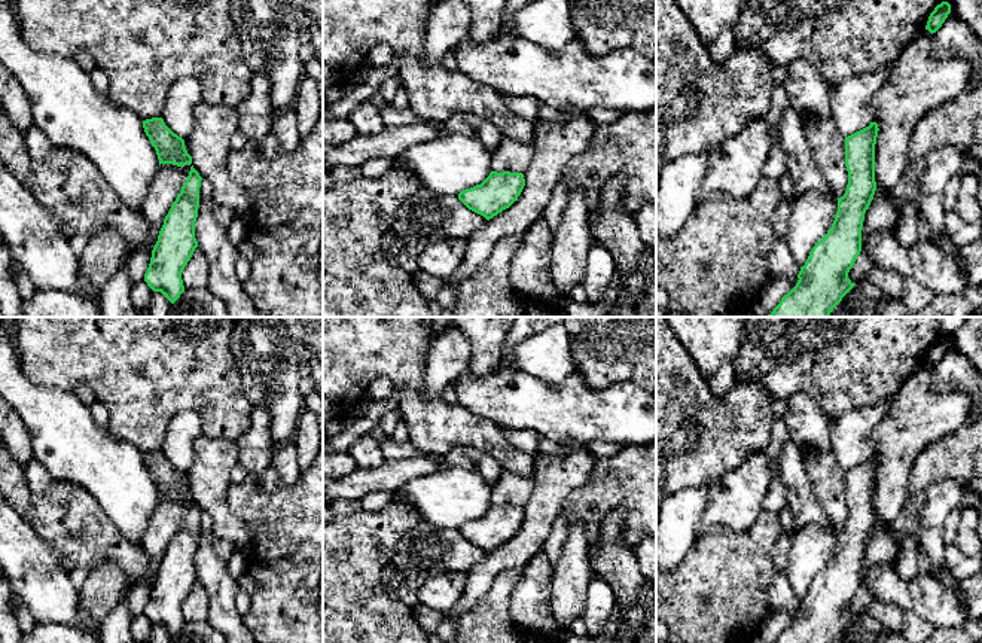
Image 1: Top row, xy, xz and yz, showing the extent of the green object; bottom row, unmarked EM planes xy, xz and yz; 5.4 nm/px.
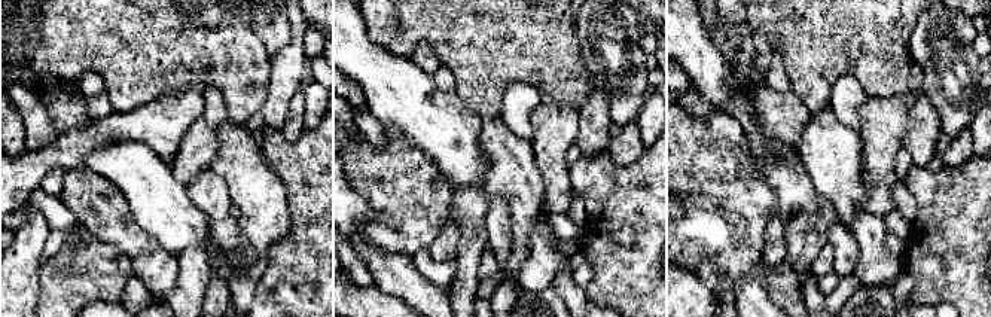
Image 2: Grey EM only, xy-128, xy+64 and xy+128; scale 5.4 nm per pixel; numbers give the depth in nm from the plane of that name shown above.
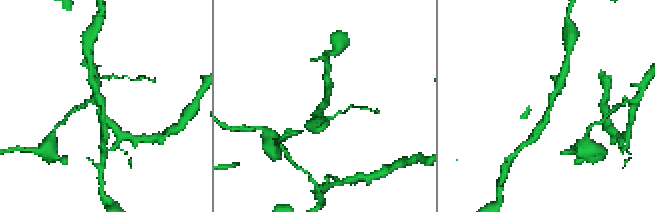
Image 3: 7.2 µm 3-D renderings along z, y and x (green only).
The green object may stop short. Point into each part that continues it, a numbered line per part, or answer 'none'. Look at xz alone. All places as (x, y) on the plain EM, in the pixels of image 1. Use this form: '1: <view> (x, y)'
none

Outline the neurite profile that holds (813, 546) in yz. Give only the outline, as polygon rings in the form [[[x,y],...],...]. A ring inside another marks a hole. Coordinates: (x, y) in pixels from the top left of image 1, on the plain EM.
[[[806,525],[792,536],[784,575],[796,598],[803,600],[812,580],[827,567],[838,545],[838,531]]]

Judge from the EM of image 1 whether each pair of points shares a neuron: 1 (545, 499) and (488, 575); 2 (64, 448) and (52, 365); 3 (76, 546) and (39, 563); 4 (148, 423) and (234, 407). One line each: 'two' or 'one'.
1: one
2: two
3: two
4: one

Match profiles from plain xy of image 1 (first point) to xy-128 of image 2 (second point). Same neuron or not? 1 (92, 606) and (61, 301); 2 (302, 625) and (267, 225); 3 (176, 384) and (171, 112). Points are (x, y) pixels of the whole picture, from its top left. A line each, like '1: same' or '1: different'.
1: same
2: different
3: different

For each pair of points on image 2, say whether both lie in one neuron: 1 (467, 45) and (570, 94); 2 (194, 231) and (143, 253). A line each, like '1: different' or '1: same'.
1: same
2: different

